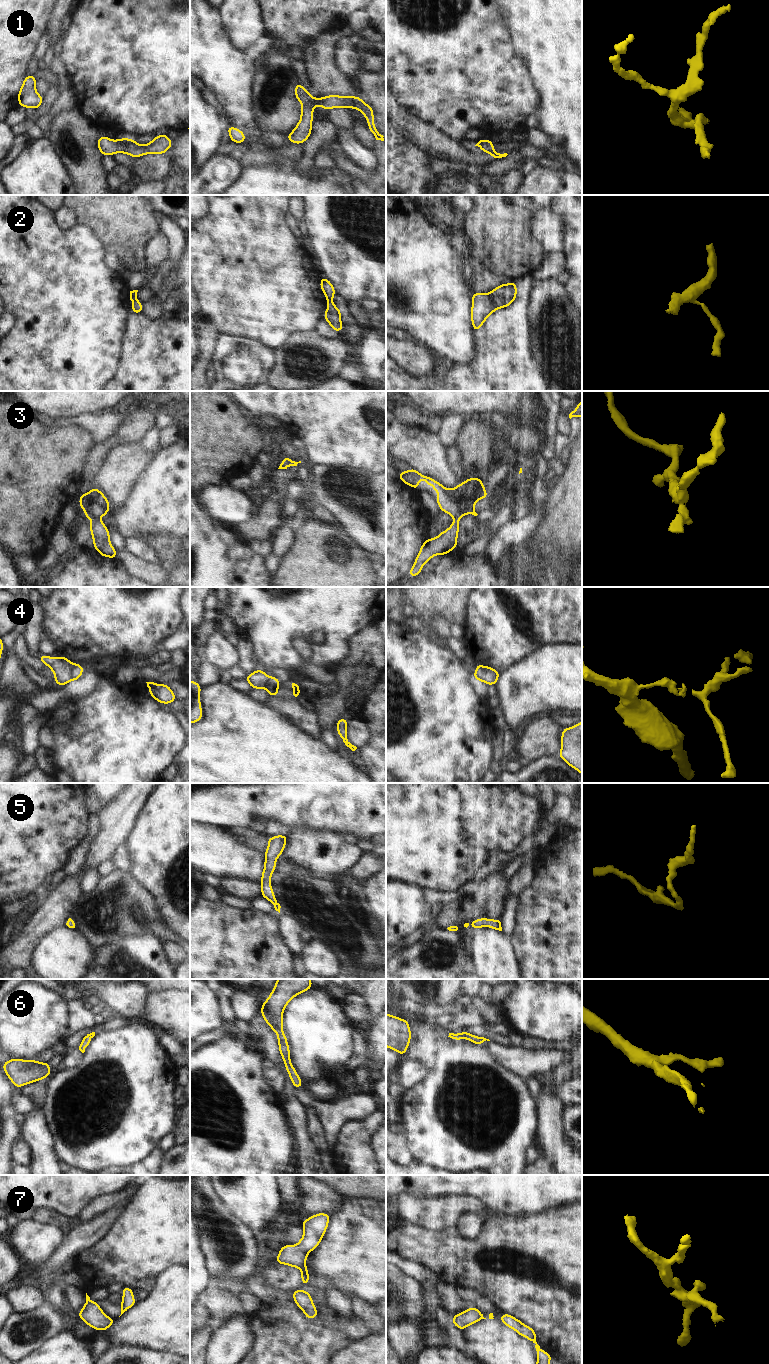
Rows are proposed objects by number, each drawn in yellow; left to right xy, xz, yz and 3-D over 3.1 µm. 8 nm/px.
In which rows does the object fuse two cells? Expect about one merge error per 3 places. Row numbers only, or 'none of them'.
1, 2, 4.

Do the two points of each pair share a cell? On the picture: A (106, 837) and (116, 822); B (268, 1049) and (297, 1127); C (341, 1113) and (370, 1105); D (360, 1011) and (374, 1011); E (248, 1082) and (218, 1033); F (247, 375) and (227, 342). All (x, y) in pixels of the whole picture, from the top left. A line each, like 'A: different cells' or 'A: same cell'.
A: same cell
B: same cell
C: same cell
D: different cells
E: different cells
F: same cell

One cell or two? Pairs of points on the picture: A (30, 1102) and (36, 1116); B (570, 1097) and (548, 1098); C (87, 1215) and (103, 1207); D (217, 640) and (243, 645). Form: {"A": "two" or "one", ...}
{"A": "two", "B": "two", "C": "one", "D": "two"}

